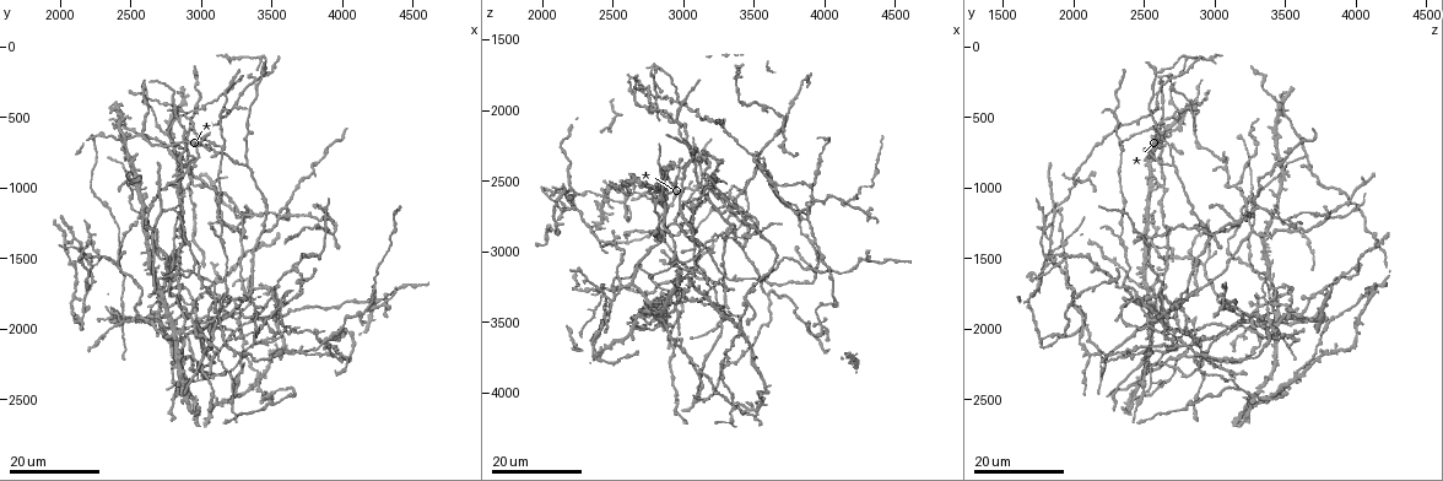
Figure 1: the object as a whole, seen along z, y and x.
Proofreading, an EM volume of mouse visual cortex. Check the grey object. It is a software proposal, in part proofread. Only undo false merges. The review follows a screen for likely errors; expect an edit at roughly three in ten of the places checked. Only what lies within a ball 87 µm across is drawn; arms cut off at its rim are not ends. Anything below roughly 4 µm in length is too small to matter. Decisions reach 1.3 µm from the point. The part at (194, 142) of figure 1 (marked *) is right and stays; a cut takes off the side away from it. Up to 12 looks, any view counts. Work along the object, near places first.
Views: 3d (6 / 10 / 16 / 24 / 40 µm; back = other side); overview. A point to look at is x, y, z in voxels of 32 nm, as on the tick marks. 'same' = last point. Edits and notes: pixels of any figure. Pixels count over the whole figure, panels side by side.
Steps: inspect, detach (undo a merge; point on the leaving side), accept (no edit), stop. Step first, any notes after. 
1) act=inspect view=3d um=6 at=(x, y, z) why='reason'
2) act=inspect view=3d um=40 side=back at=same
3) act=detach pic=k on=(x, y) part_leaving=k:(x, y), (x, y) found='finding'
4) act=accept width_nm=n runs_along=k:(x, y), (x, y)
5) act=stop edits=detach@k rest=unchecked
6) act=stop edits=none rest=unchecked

act=inspect view=3d um=16 at=(3160, 700, 2340) why='three-way junction'

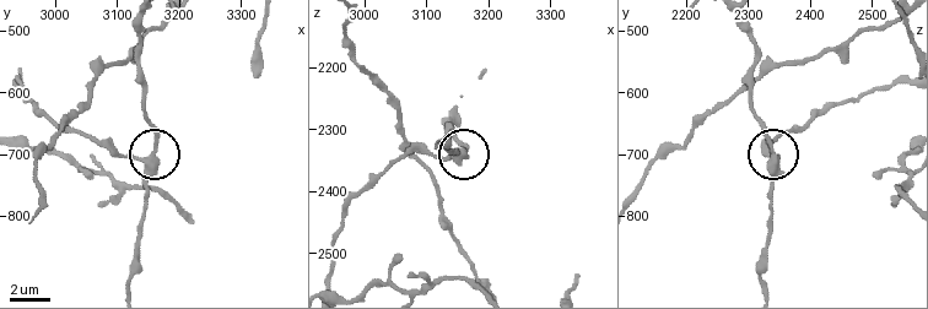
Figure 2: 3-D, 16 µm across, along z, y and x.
act=inspect view=3d um=6 at=(3145, 710, 2345)

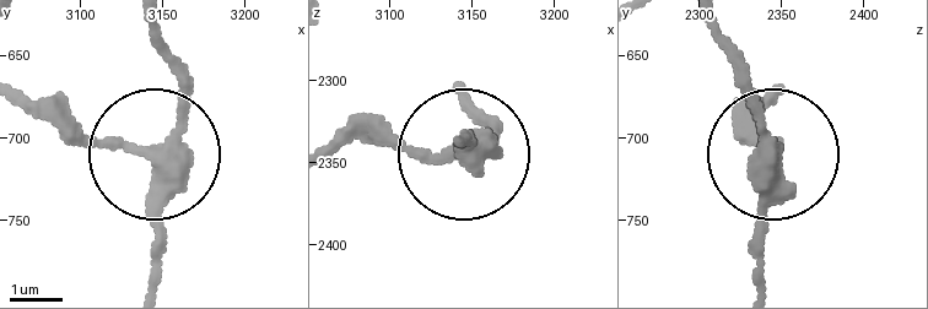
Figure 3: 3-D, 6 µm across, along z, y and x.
act=accept width_nm=340 runs_along=3:(765, 280), (769, 147), (716, 33) found='continuous, no second neuron'

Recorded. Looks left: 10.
act=inspect view=3d um=24 at=(2860, 2180, 2800) why='three-way junction'

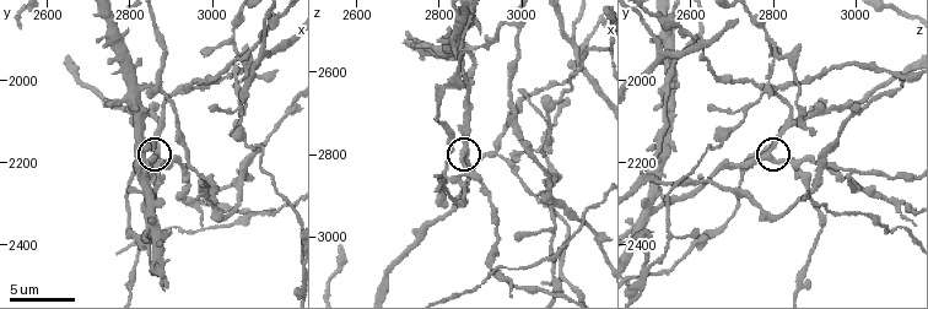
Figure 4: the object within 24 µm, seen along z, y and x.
act=inspect view=3d um=10 at=(2860, 2185, 2795)

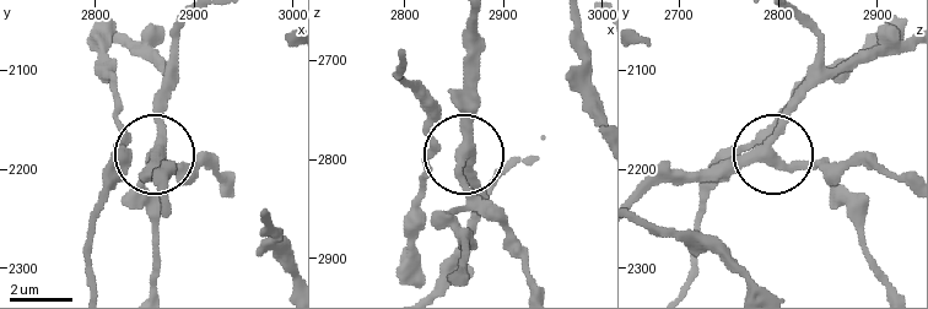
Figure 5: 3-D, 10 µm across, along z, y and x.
act=accept arms=3 found='one neuron here'

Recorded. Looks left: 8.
act=inspect view=3d um=24 at=(2460, 1940, 3300) why='branch point'

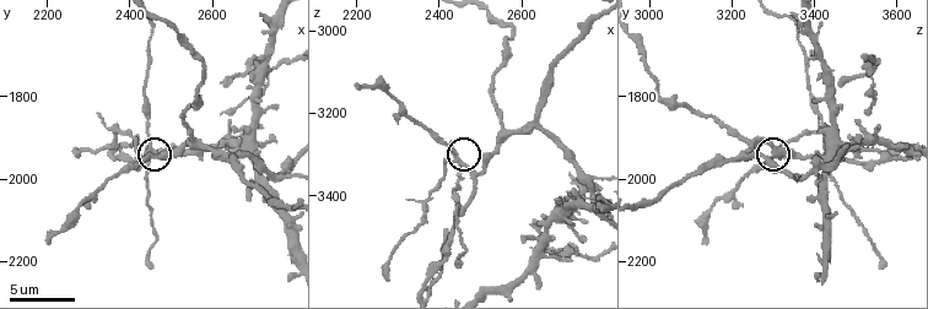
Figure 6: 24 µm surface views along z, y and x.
act=inspect view=3d um=10 at=(2450, 1950, 3315) why='zoom in'

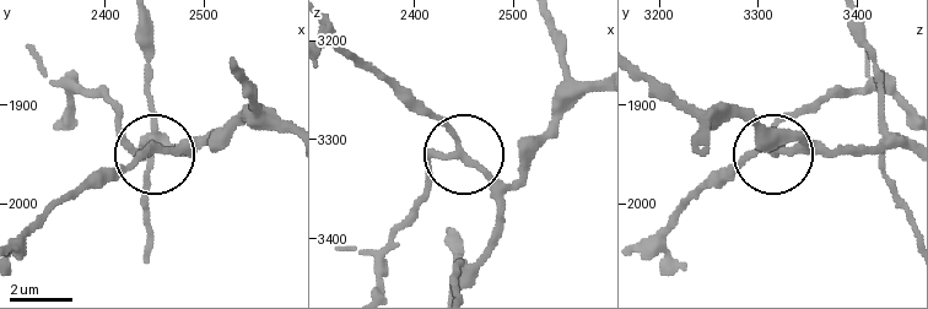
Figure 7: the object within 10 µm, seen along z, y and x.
act=accept side_arm_um=13 runs_along=7:(692, 137), (750, 118), (805, 142), (750, 152), (713, 186) found='all the same neuron'

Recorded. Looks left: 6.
act=inspect view=3d um=24 at=(3120, 1360, 2320) why='small branch off a trunk'

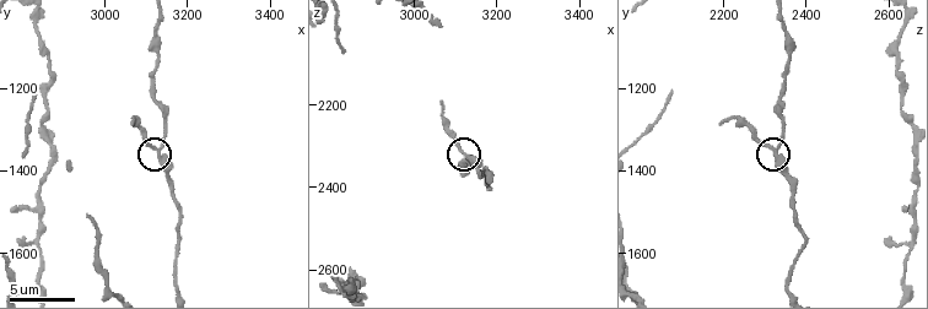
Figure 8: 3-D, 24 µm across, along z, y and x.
act=inspect view=3d um=10 at=(3125, 1345, 2330)

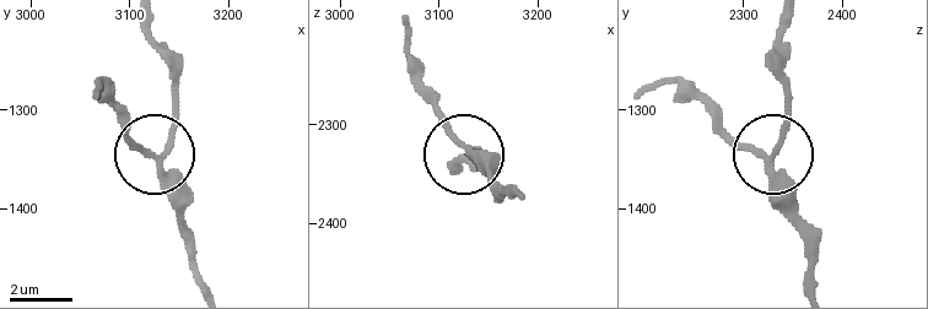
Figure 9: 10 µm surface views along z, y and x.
act=accept width_nm=200 found='continuous, no second neuron'

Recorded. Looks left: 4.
act=inspect view=3d um=24 at=(4160, 1880, 2660) why='small branch off a trunk'

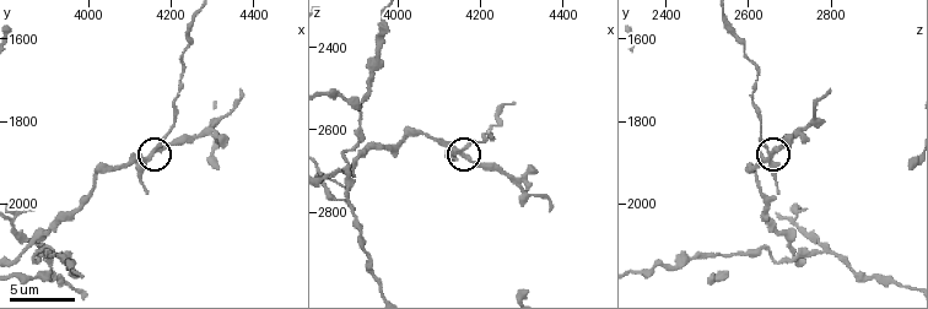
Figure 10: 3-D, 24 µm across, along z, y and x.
act=inspect view=3d um=6 at=(4155, 1870, 2655) why='closer look'

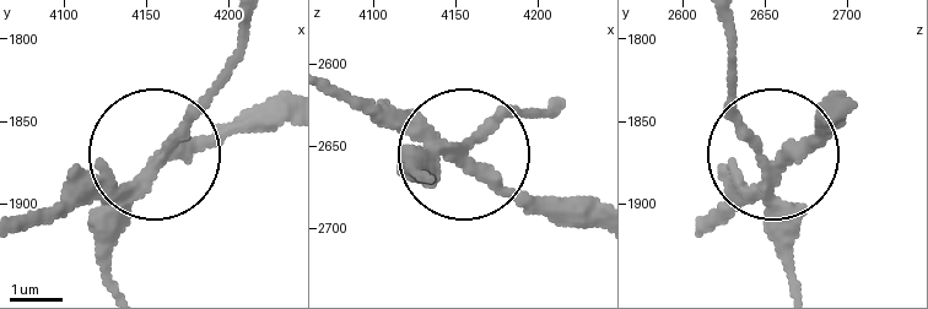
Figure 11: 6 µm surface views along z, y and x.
act=detach pic=11 on=(103, 256) part_leaving=11:(146, 183), (238, 28) found='two neurons meet here'

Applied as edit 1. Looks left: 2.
act=stop edits=detach@11 rest=unchecked

